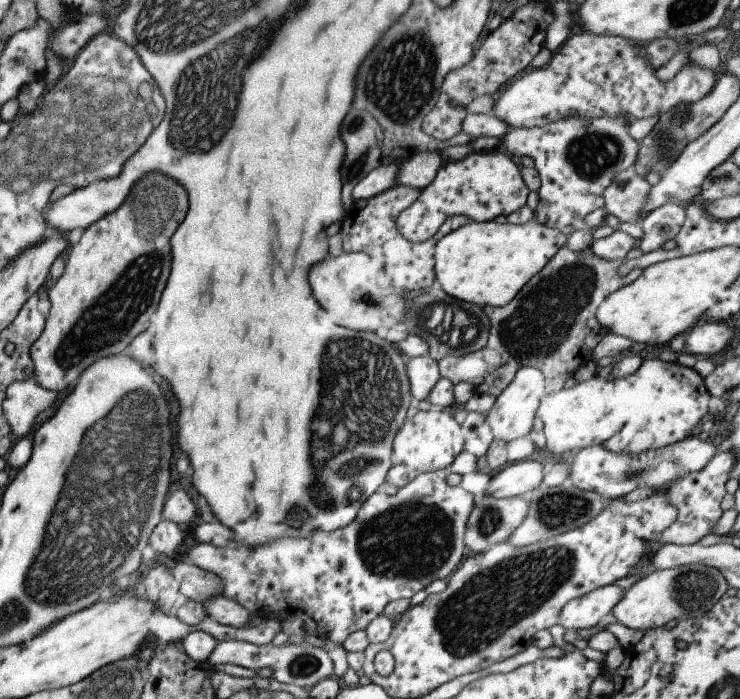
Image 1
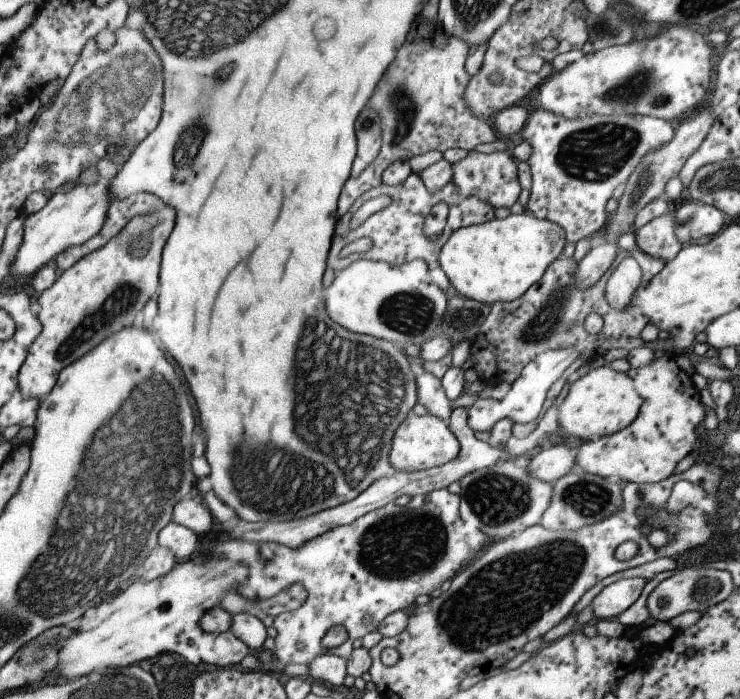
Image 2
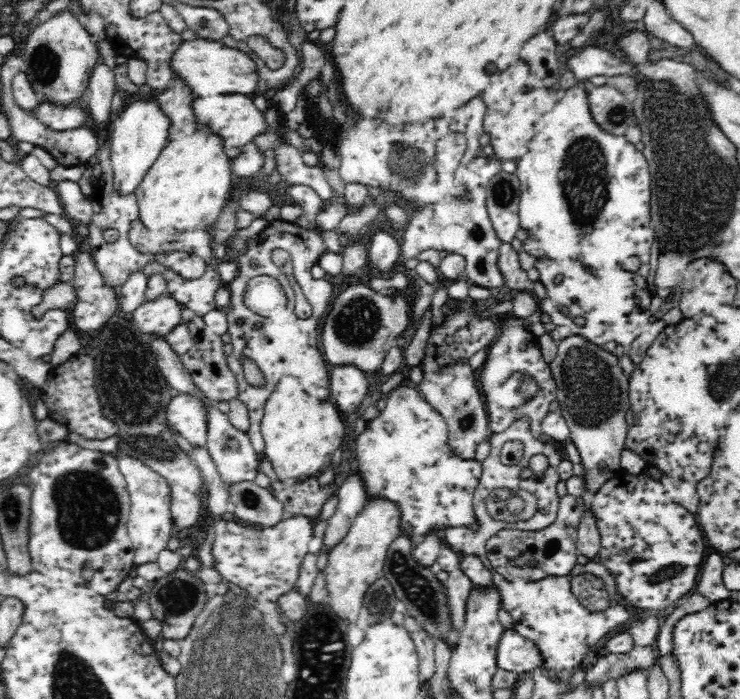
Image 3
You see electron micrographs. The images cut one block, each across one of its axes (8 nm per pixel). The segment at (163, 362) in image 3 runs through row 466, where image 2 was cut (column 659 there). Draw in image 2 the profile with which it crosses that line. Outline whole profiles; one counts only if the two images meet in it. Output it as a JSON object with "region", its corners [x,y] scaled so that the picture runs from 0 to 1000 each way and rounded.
{"region":[[[908,306],[886,310],[868,326],[858,329],[861,351],[868,361],[895,371],[899,375],[914,369],[922,348],[914,340],[909,328]]]}

